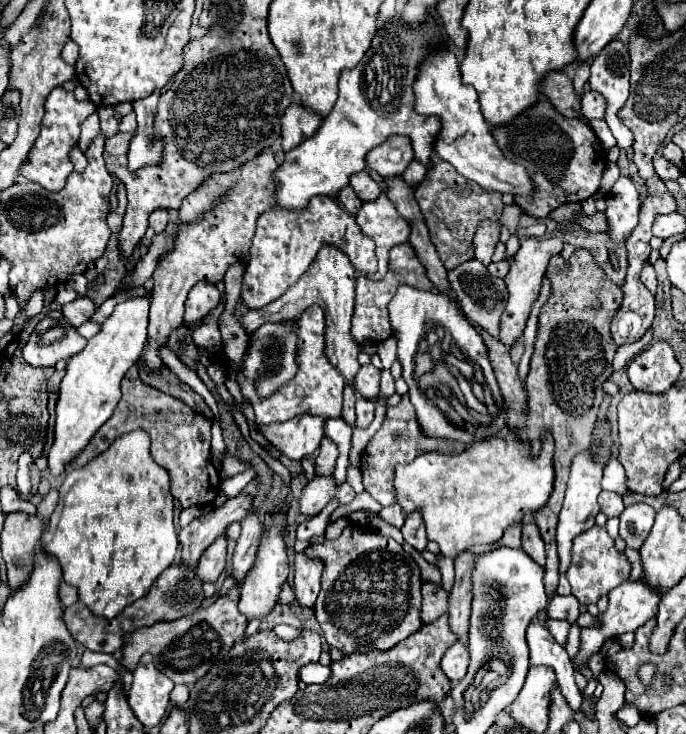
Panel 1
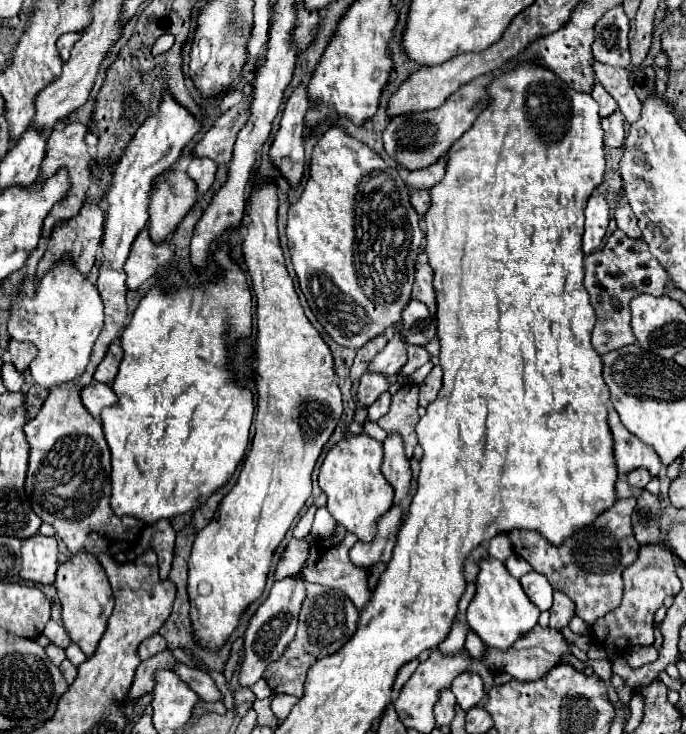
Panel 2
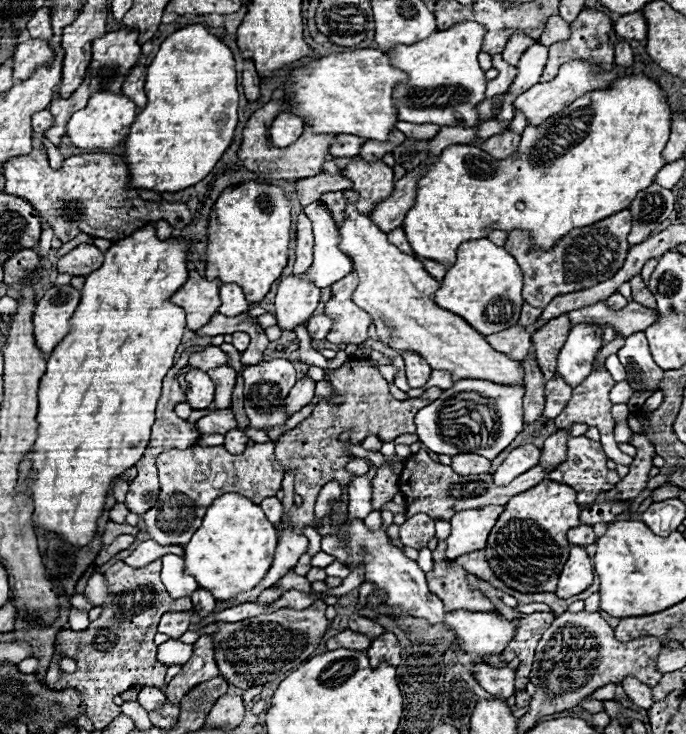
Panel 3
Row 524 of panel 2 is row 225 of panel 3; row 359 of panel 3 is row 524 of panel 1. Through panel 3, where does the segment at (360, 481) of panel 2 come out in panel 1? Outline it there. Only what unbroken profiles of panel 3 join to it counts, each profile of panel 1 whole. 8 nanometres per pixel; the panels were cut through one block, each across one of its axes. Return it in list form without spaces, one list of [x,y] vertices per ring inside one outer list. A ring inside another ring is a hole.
[[[510,430],[468,446],[458,456],[446,456],[438,452],[426,452],[414,458],[406,466],[398,466],[394,470],[394,492],[396,504],[402,506],[404,514],[420,512],[426,524],[428,540],[440,546],[440,552],[448,558],[456,558],[460,552],[468,550],[470,546],[486,546],[494,544],[502,538],[502,532],[508,524],[518,522],[528,510],[534,512],[542,508],[552,492],[554,482],[554,468],[552,468],[552,454],[554,454],[554,440],[552,436],[542,438],[542,452],[540,458],[530,456],[530,446],[518,440],[518,436]]]

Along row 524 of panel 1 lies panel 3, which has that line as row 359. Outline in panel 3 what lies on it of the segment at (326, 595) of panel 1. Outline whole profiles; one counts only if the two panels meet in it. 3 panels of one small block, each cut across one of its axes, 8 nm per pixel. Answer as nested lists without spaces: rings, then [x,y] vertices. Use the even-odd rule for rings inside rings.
[[[348,358],[340,368],[334,370],[334,374],[326,374],[326,380],[338,390],[340,394],[346,396],[346,402],[342,406],[330,406],[330,404],[316,404],[314,412],[304,418],[294,430],[282,434],[276,442],[276,458],[284,468],[294,466],[296,482],[294,482],[294,492],[302,498],[300,504],[292,506],[288,512],[288,524],[296,534],[304,534],[306,526],[316,528],[320,536],[324,534],[334,534],[338,526],[346,522],[346,508],[348,508],[348,484],[354,480],[354,474],[346,470],[346,464],[354,458],[348,446],[356,444],[360,446],[366,436],[378,436],[382,442],[392,442],[400,434],[414,434],[414,414],[422,408],[434,402],[442,390],[432,386],[428,388],[420,398],[410,398],[410,400],[396,400],[390,390],[386,380],[380,376],[376,366],[368,366],[360,362],[358,358]],[[348,432],[348,440],[342,442],[340,436]],[[326,482],[340,482],[342,486],[342,498],[340,498],[340,510],[336,516],[330,518],[316,518],[314,516],[314,502],[320,492],[320,488]]]

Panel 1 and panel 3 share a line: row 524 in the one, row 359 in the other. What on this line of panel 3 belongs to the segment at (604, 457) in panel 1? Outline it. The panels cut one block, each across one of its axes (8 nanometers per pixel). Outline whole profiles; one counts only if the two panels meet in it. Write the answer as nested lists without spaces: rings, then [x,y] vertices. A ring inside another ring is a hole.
[[[576,324],[560,350],[556,376],[564,378],[564,382],[572,388],[578,386],[586,378],[586,374],[590,374],[594,356],[600,348],[602,348],[602,326]]]

